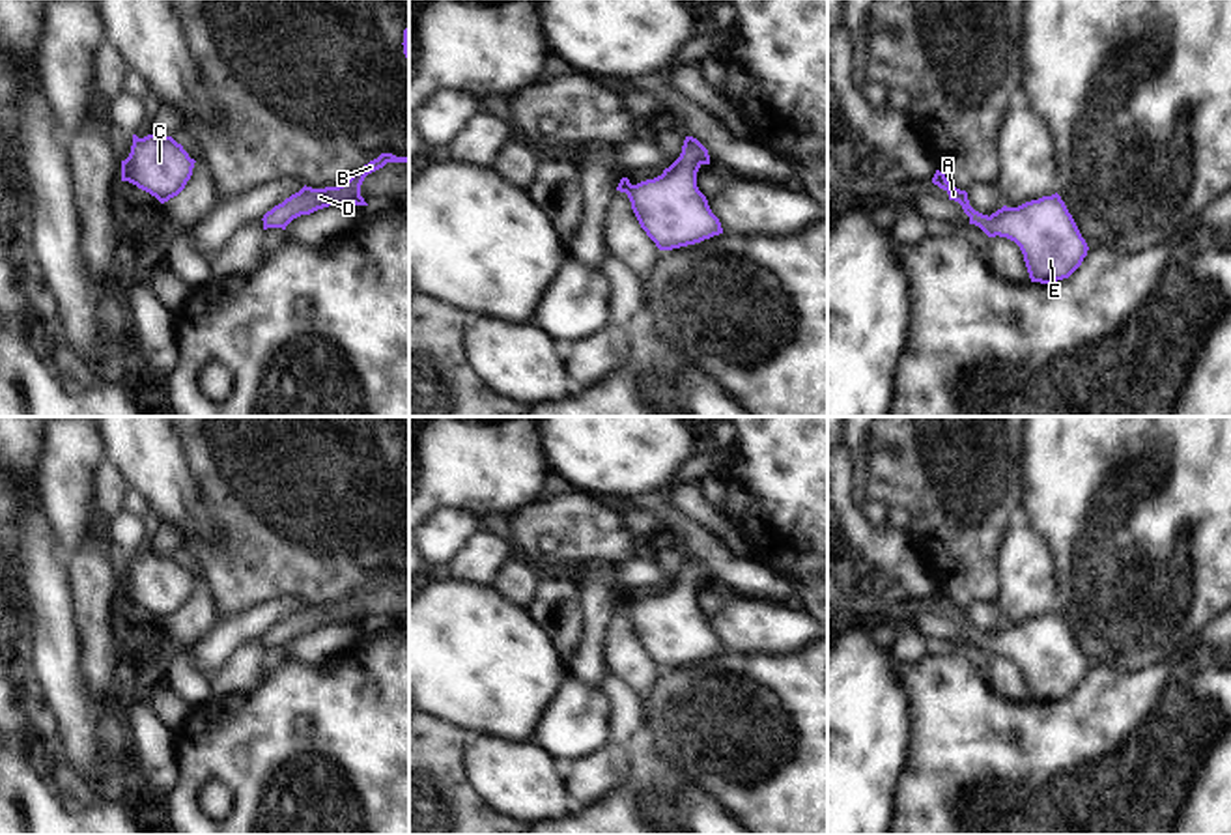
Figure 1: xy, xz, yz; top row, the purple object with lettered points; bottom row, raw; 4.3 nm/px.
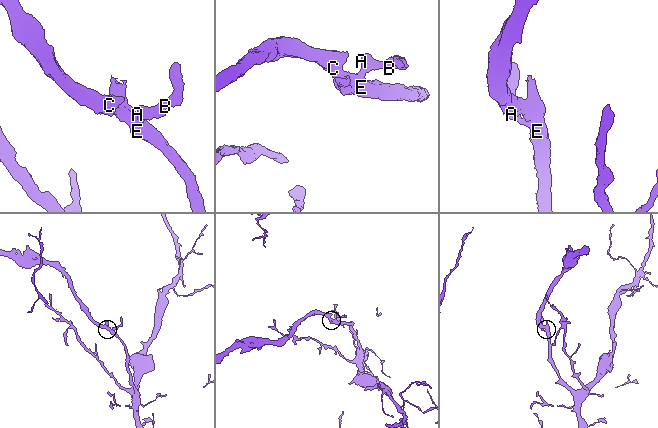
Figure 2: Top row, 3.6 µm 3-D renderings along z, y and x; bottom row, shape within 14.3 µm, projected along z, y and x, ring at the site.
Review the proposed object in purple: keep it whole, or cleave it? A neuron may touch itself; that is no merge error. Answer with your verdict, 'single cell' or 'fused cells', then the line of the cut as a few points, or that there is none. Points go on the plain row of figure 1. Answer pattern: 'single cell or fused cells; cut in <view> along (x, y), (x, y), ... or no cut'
single cell; no cut

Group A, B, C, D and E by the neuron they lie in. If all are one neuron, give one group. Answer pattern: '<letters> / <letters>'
A B C D E

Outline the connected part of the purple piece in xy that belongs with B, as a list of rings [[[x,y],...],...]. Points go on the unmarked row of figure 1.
[[[381,572],[377,577],[370,579],[362,587],[351,592],[347,600],[344,600],[338,605],[325,605],[325,607],[312,607],[303,605],[299,611],[286,616],[282,622],[275,624],[271,630],[263,633],[263,648],[267,646],[282,646],[301,635],[310,633],[318,628],[329,626],[329,624],[368,624],[364,616],[361,615],[361,603],[364,596],[379,587],[383,587],[387,581],[407,581],[409,575],[396,575],[392,572]]]

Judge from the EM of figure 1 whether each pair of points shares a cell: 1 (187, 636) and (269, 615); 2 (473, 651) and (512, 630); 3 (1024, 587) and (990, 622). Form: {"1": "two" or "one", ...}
{"1": "two", "2": "one", "3": "two"}

